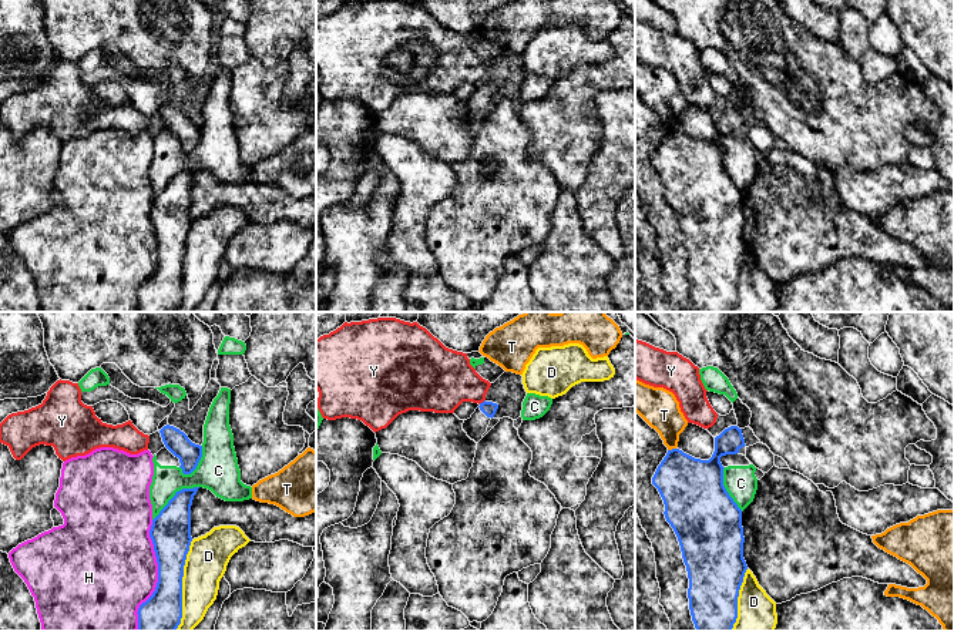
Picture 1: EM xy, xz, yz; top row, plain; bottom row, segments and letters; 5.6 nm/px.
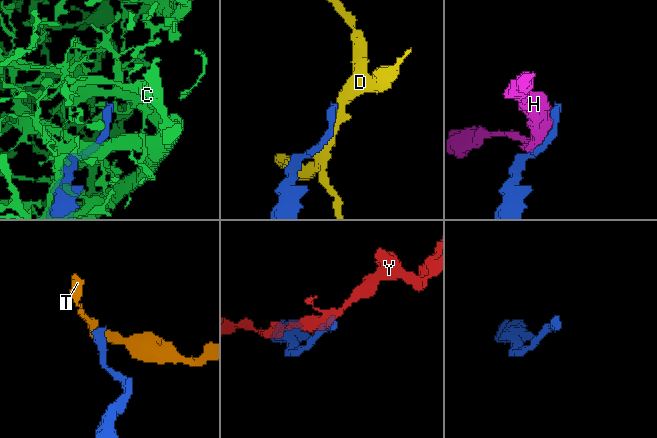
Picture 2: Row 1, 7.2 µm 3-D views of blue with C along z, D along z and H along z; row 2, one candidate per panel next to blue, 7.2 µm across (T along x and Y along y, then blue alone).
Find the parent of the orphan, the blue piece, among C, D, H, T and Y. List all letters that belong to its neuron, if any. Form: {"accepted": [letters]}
{"accepted": []}

